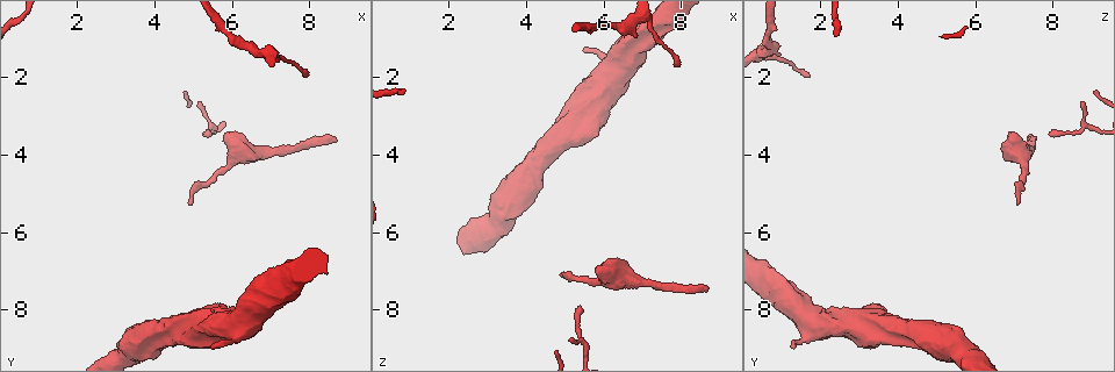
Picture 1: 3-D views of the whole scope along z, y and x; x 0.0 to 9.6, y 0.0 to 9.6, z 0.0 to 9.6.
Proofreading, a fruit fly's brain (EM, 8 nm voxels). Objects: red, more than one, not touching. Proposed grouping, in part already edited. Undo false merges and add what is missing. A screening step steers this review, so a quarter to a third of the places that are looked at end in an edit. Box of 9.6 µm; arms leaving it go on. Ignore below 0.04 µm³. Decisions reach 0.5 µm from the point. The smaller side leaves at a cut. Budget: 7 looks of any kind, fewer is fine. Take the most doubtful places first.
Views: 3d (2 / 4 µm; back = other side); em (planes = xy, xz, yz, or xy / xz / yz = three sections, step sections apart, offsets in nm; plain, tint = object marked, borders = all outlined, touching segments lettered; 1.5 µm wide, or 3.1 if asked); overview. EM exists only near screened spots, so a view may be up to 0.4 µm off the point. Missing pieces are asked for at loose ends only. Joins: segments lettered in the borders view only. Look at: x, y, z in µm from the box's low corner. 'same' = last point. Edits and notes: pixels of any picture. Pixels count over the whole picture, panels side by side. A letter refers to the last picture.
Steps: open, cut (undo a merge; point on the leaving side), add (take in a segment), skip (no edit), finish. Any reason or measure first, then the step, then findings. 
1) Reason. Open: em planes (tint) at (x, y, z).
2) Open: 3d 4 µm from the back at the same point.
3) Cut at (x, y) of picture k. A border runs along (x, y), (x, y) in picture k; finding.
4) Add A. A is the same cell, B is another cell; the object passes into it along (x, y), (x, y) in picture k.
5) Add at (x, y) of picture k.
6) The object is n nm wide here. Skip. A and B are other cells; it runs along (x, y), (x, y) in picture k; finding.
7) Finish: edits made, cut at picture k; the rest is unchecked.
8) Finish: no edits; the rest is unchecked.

An open end. Open: 3d 2 µm from the back at (8.70, 3.50, 7.40).

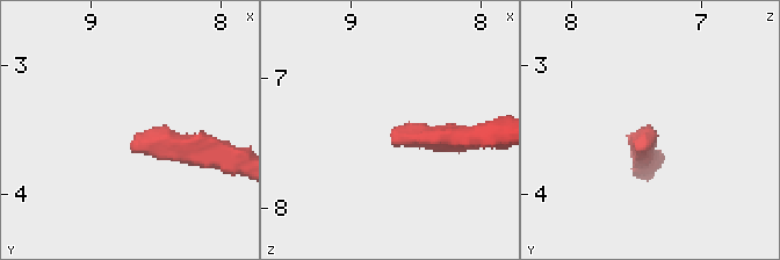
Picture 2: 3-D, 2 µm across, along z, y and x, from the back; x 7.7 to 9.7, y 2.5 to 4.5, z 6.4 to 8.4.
Need the tissue. Open: em planes (borders) at (8.64, 3.52, 7.46).

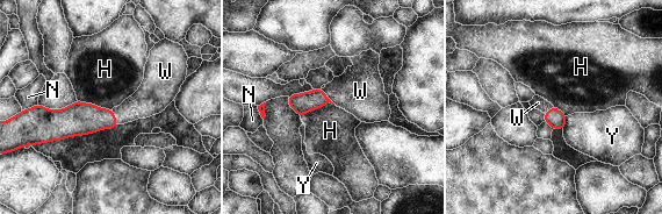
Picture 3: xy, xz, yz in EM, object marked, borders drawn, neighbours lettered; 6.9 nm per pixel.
Add W. W is the same cell, H, N and Y are other cells; the object passes into it along (304, 102), (326, 97), (360, 91) in picture 3; the neuron continues.

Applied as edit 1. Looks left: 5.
Thin end. Open: em planes (plain) at (5.50, 8.95, 1.30).

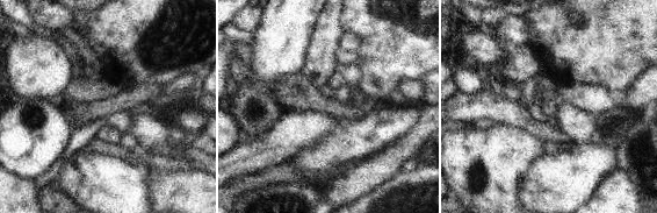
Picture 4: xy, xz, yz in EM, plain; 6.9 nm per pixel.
What lies round it. Open: em planes (borders) at the same point.

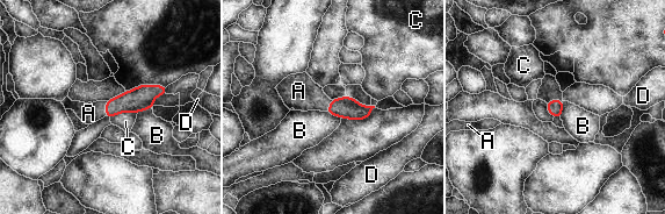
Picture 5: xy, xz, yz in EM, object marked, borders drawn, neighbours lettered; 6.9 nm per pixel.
The longest contact is with C, 200 nm. Add A. A is the same cell, B, C and D are other cells; the object passes into it along (139, 99), (106, 108), (88, 113) in picture 5; it goes on there.

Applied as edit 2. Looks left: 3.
Finish: edits made, add at picture 3, add at picture 5; the rest is unchecked.

